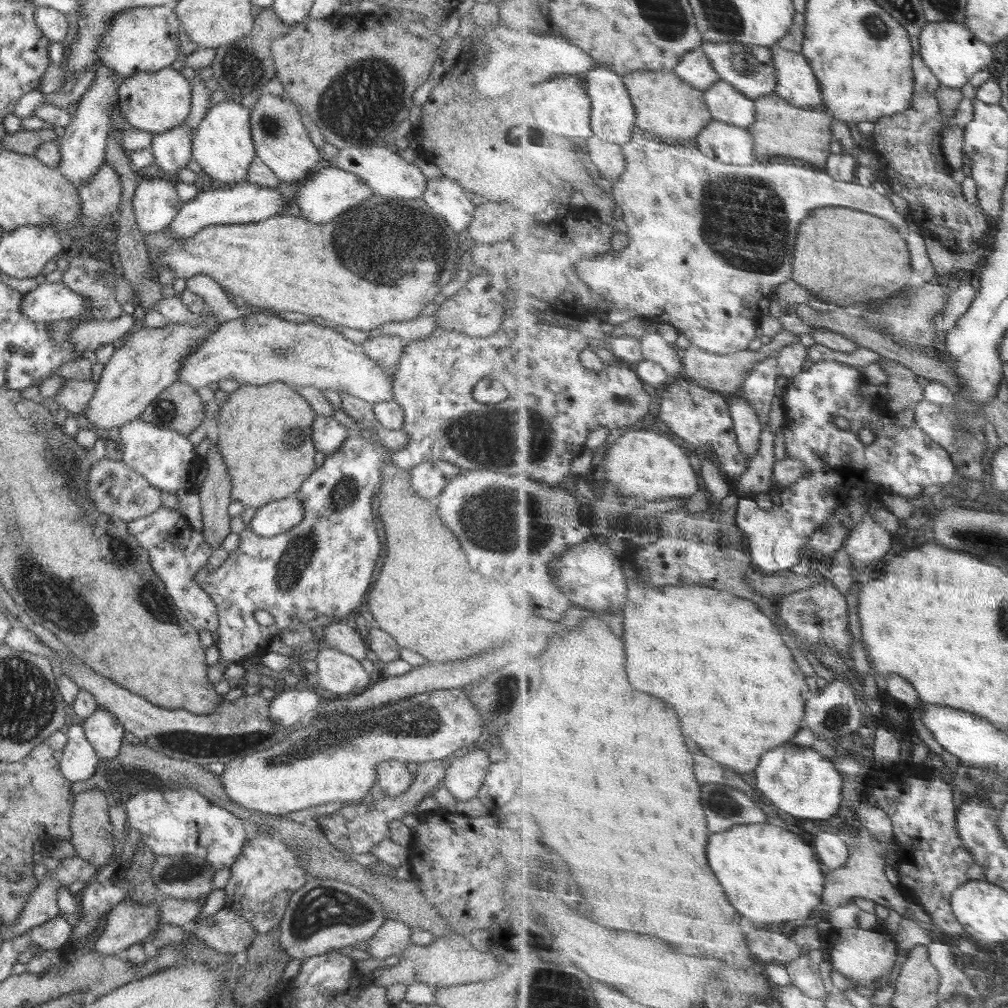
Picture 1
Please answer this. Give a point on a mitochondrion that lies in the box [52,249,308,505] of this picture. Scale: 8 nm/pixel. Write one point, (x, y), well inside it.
(164, 410)

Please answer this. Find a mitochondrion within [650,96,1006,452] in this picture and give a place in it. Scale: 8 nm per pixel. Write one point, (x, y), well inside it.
(725, 223)

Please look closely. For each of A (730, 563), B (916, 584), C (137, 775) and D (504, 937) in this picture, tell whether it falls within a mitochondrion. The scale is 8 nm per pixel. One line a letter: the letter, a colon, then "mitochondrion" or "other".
A: mitochondrion
B: other
C: other
D: other

